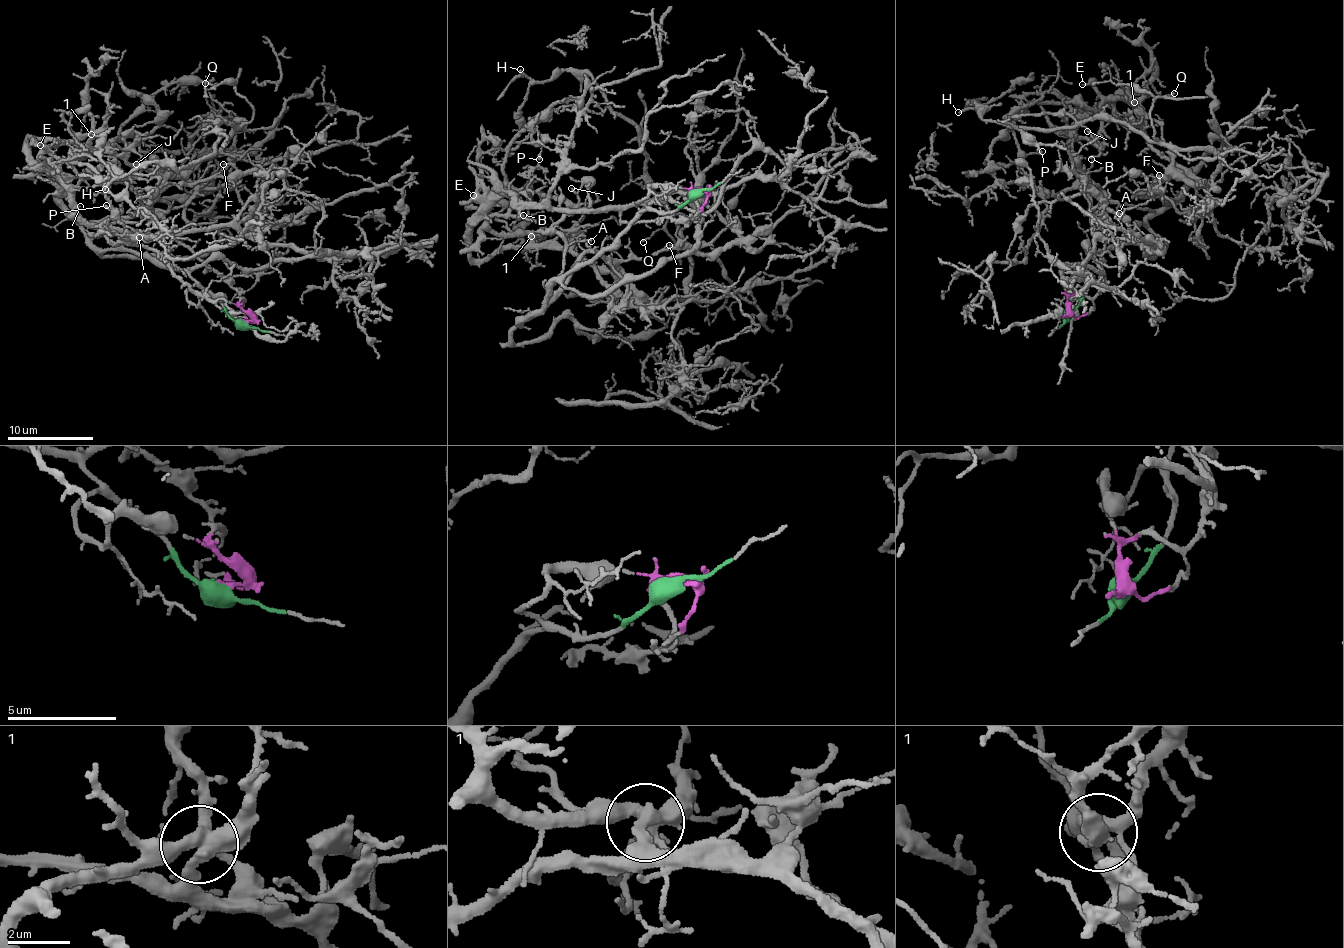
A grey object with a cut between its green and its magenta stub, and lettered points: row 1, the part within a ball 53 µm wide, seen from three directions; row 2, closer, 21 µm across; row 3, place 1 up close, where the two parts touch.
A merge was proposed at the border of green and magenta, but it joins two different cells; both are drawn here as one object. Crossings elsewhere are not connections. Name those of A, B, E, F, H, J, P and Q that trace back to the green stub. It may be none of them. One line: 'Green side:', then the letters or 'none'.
Green side: A, E, F, H, P, Q

